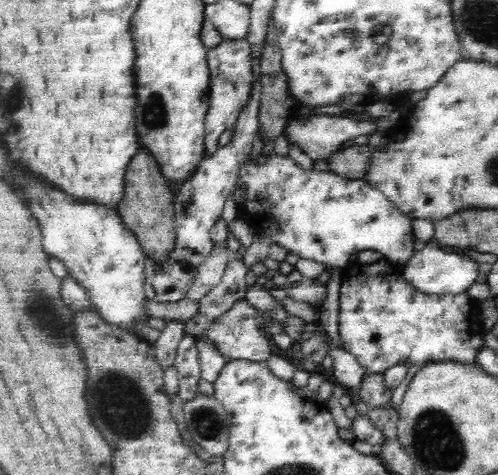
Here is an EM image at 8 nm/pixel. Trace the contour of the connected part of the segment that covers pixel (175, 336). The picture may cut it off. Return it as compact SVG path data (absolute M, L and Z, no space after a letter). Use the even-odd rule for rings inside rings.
M184 321L167 322L160 331L156 342L152 344L157 363L164 369L166 366L174 364L178 345L181 345L184 339L186 339Z

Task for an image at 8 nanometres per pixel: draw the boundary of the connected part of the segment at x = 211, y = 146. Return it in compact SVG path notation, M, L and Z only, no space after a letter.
M244 39L223 41L216 48L207 50L210 69L209 107L205 118L205 157L211 157L219 148L219 138L238 120L240 110L248 102L252 88L252 61L250 45Z

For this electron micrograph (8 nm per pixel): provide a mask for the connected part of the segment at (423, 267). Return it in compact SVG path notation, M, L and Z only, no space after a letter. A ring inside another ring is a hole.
M434 238L425 246L419 247L416 254L410 258L410 262L401 267L401 270L402 277L407 284L432 297L434 295L456 295L461 292L467 292L479 273L479 264L468 257L448 252Z

